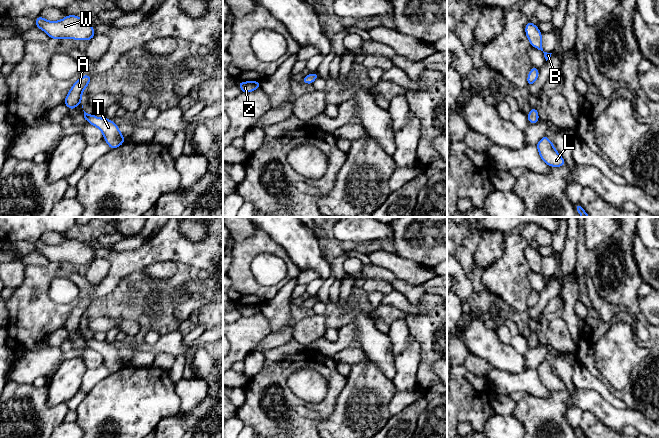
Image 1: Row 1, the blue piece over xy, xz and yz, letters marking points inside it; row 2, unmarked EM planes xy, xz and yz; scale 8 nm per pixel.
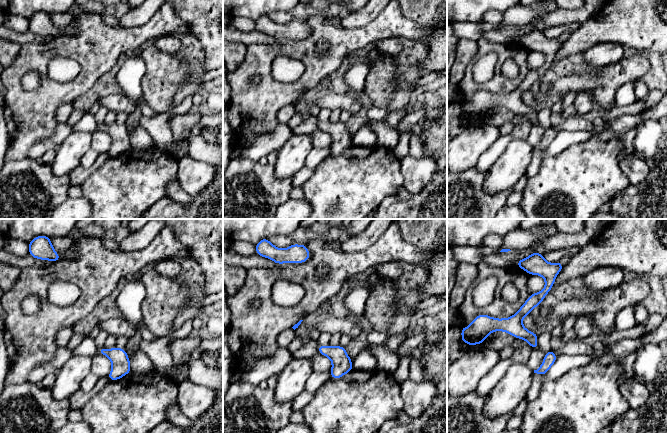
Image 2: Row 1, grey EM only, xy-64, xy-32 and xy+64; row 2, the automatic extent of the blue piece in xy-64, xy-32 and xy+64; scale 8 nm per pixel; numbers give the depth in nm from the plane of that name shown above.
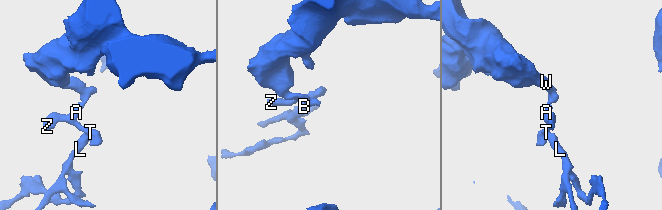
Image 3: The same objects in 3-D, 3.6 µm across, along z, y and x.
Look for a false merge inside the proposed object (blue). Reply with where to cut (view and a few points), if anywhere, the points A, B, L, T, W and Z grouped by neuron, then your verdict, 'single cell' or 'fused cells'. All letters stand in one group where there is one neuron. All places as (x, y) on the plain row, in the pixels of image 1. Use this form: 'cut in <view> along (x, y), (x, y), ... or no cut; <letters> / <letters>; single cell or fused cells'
no cut; A B L T W Z; single cell

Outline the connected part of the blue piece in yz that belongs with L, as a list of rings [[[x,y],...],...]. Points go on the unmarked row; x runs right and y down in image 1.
[[[544,359],[535,370],[538,373],[540,382],[549,391],[562,391],[566,389],[565,384],[557,376],[554,371],[554,368],[549,364],[547,359]]]

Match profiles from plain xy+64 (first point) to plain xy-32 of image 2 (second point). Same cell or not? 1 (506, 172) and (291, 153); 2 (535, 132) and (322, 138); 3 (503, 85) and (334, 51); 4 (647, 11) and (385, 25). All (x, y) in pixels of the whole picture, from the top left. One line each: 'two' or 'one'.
1: one
2: one
3: one
4: one

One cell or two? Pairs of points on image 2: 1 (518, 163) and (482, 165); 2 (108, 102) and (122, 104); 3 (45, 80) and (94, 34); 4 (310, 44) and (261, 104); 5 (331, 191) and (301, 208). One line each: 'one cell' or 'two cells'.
1: two cells
2: one cell
3: one cell
4: one cell
5: two cells

